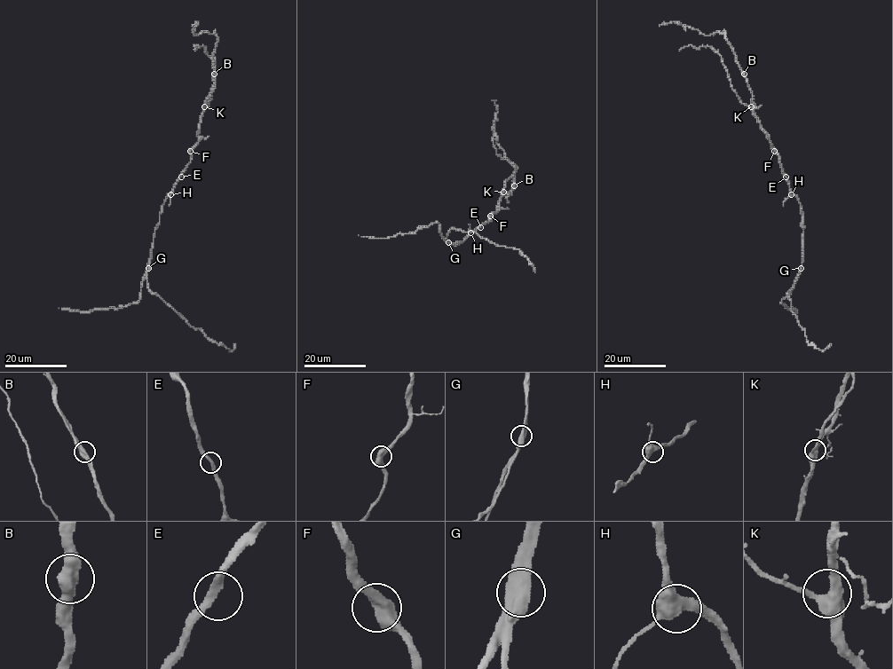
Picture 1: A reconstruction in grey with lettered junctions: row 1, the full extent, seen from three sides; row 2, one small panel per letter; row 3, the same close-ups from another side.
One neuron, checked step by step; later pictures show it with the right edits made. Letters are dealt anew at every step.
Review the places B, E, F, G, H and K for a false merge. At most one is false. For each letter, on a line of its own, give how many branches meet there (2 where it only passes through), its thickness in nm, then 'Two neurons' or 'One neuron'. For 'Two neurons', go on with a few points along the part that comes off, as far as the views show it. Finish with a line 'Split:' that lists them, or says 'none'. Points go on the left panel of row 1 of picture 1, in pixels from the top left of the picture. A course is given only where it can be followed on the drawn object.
B: Branches: 2. Thickness 480 nm. One neuron
E: Branches: 2. Thickness 300 nm. One neuron
F: Branches: 2. Thickness 550 nm. One neuron
G: Branches: 2. Thickness 550 nm. One neuron
H: Branches: 3. Thickness 440 nm. One neuron
K: Branches: 3. Thickness 420 nm. One neuron
Split: none

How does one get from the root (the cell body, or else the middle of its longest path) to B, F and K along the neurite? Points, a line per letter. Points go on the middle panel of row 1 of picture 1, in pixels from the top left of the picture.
B: (478, 227), (490, 220), (490, 216), (497, 210), (501, 197), (509, 192), (514, 185)
F: (478, 227), (490, 220), (490, 216)
K: (478, 227), (488, 223), (497, 210), (503, 192)

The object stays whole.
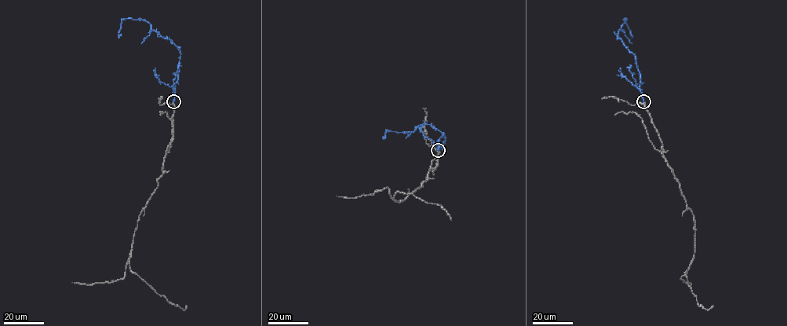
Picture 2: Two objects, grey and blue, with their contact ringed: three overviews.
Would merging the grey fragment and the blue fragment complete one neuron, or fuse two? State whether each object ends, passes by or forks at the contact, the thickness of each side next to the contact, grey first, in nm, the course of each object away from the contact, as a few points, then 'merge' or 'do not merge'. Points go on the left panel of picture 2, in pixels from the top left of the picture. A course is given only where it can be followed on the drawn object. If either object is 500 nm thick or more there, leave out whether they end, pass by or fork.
grey passes by | blue ends | 360/420 nm | grey via (173, 101), (173, 137), (157, 188), (141, 211), (137, 221), (129, 268), (168, 301), (183, 309), (186, 305) | blue via (173, 101), (180, 52), (176, 46), (151, 29), (151, 24), (143, 20), (123, 19), (118, 34), (122, 34) | merge

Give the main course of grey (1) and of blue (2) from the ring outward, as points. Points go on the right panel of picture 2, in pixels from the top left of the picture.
1: (643, 101), (694, 215), (695, 249), (685, 272), (687, 283), (699, 306), (713, 305)
2: (643, 101), (635, 56), (617, 36), (625, 18), (632, 34), (630, 34)

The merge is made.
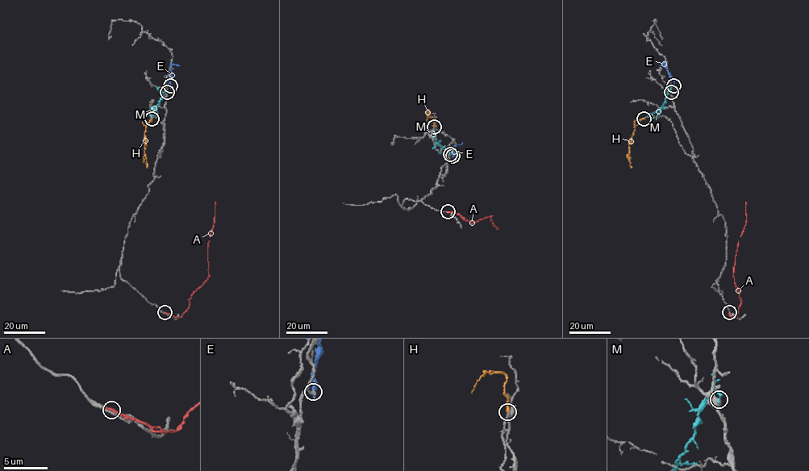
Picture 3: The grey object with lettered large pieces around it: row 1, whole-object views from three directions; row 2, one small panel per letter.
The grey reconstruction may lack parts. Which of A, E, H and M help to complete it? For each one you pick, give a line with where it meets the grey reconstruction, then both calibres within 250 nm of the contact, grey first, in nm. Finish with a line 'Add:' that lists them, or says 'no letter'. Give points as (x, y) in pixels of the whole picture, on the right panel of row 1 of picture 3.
H: meets grey at (644, 118); 160 nm thick on the grey side, 190 nm on the other
Add: H

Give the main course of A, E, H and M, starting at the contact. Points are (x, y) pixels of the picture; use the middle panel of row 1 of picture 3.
A: (448, 211), (459, 214), (472, 223), (491, 215), (489, 219), (498, 228)
E: (452, 156), (453, 146), (462, 143)
H: (434, 127), (433, 117), (427, 116), (428, 110), (430, 114)
M: (449, 154), (436, 143), (435, 136)

